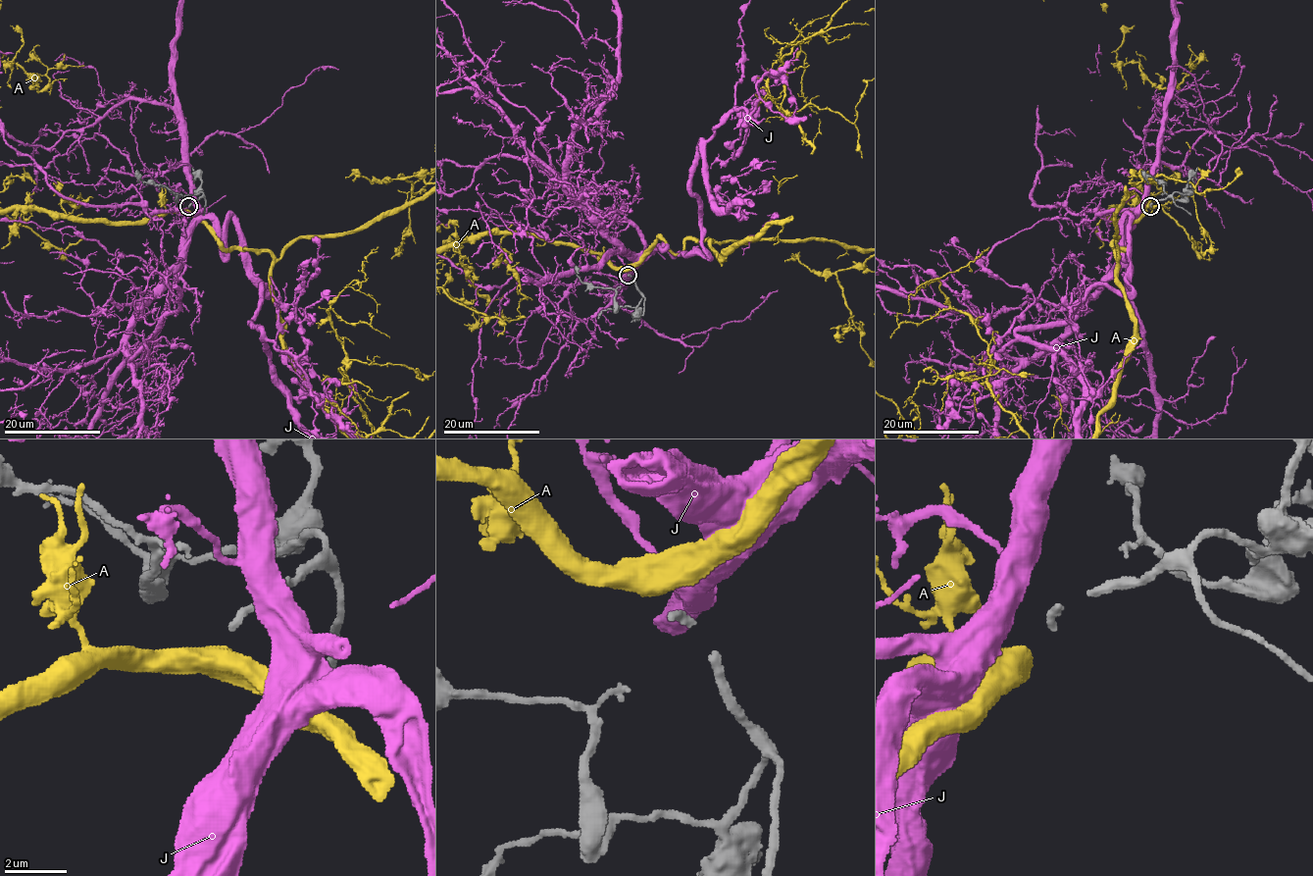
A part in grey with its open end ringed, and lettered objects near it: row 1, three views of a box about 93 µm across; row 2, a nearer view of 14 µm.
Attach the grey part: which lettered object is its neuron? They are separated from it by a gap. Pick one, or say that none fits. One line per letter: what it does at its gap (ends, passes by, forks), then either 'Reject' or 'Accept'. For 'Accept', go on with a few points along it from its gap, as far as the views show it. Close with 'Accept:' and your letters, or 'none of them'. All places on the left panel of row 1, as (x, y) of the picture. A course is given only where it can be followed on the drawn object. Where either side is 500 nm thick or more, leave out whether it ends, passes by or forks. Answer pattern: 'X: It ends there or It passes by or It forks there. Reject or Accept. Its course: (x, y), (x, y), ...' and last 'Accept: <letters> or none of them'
A: Accept
J: Reject
Accept: A

